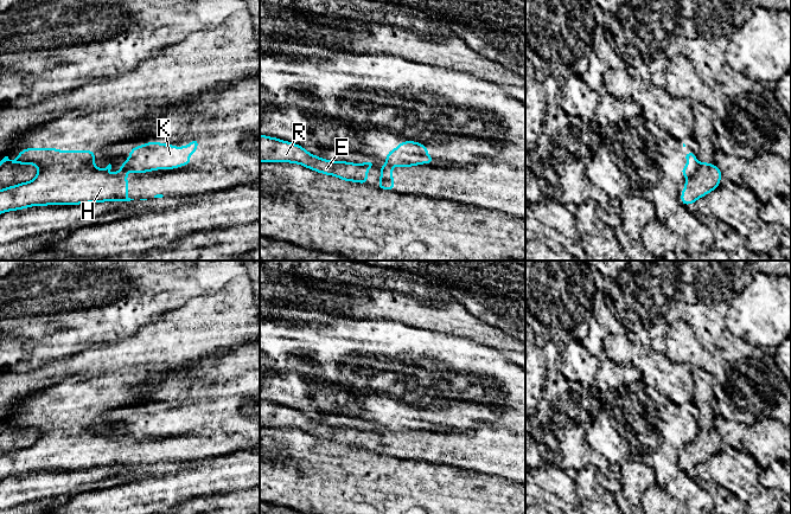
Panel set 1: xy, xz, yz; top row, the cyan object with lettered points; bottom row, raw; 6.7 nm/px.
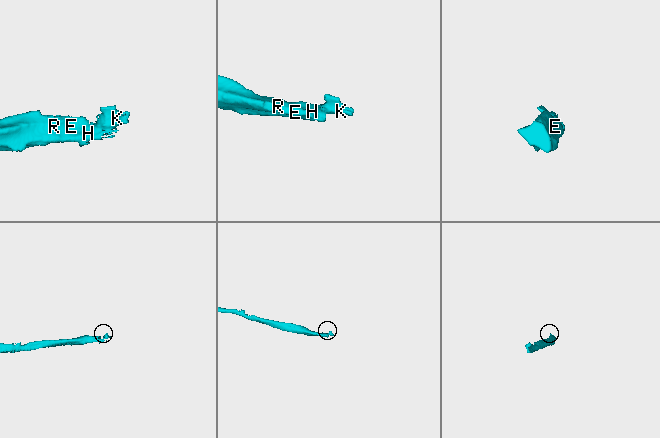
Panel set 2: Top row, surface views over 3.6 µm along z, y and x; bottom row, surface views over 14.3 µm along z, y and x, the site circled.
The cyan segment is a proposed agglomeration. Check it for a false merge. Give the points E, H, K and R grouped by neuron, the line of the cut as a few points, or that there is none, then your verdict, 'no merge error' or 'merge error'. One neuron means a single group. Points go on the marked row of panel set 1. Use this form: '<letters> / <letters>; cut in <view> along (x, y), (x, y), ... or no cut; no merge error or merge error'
E H R / K; cut in yz along (700, 162), (696, 171), (689, 178); merge error

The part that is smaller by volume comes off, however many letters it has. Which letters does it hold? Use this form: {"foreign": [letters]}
{"foreign": ["K"]}

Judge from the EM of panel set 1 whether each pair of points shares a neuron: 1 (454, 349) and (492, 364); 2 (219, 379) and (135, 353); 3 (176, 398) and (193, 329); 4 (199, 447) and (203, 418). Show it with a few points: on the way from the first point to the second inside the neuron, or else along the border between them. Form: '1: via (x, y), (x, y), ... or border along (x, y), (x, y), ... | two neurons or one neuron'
1: via (464, 355), (483, 364) | one neuron
2: border along (204, 358), (177, 365) | two neurons
3: border along (212, 355), (177, 365) | two neurons
4: border along (196, 435), (167, 436) | two neurons

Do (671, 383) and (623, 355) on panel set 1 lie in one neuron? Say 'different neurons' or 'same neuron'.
same neuron

